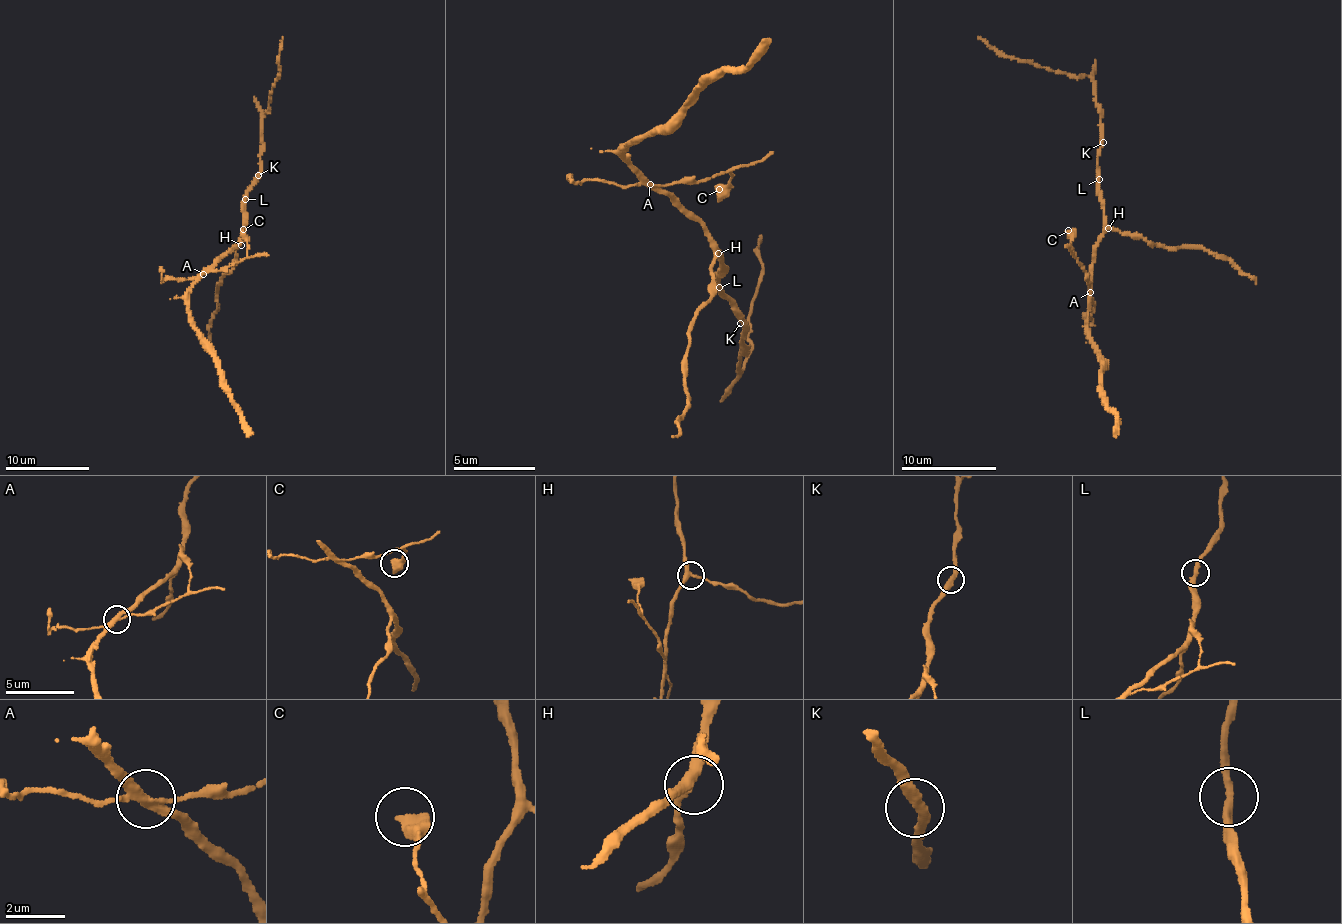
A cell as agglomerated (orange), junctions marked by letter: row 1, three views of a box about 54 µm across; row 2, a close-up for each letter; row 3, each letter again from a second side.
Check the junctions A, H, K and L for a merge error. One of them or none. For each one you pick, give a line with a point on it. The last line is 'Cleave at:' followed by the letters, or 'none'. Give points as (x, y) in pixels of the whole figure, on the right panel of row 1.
A: Place: (1090, 292)
Cleave at: A

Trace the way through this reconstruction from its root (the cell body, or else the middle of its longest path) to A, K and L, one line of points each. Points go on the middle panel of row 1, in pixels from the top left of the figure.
A: (714, 248), (711, 234), (700, 220), (685, 211), (681, 203), (651, 185)
K: (714, 248), (718, 250), (716, 261), (720, 263), (719, 297), (723, 296), (730, 302), (733, 315), (740, 323)
L: (714, 248), (718, 250), (716, 261), (720, 263), (720, 288)

